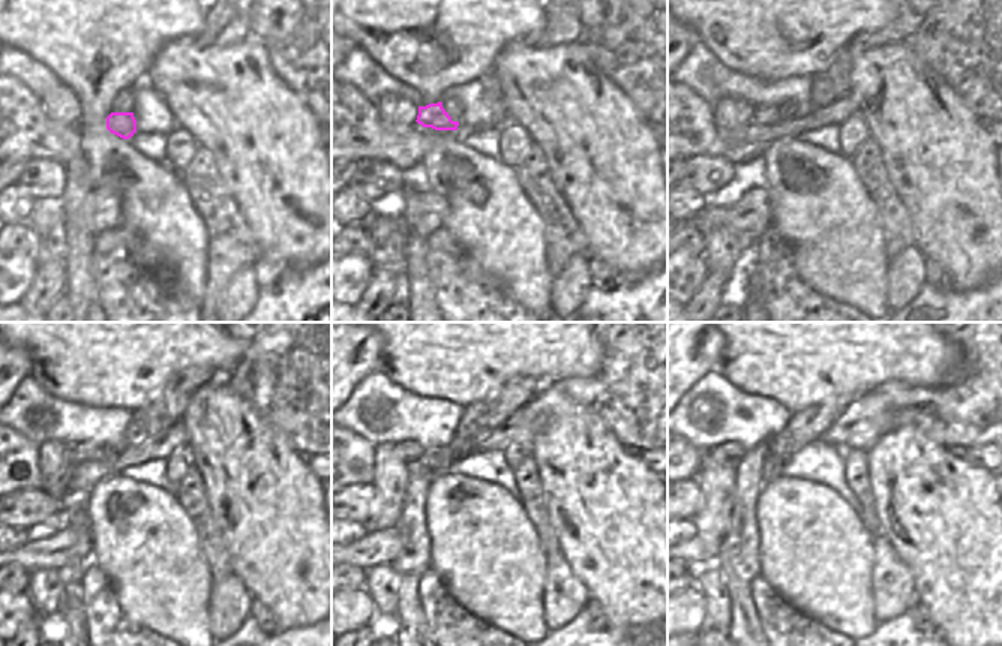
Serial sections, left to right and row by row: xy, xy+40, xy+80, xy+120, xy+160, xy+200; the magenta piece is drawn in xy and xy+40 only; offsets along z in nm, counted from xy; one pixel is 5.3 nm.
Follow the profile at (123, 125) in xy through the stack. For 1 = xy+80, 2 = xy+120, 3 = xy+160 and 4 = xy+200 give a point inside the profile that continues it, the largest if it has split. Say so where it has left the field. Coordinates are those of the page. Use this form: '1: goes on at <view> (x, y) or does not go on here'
1: goes on at xy+80 (767, 116)
2: goes on at xy+120 (78, 451)
3: goes on at xy+160 (408, 450)
4: goes on at xy+200 (732, 453)

